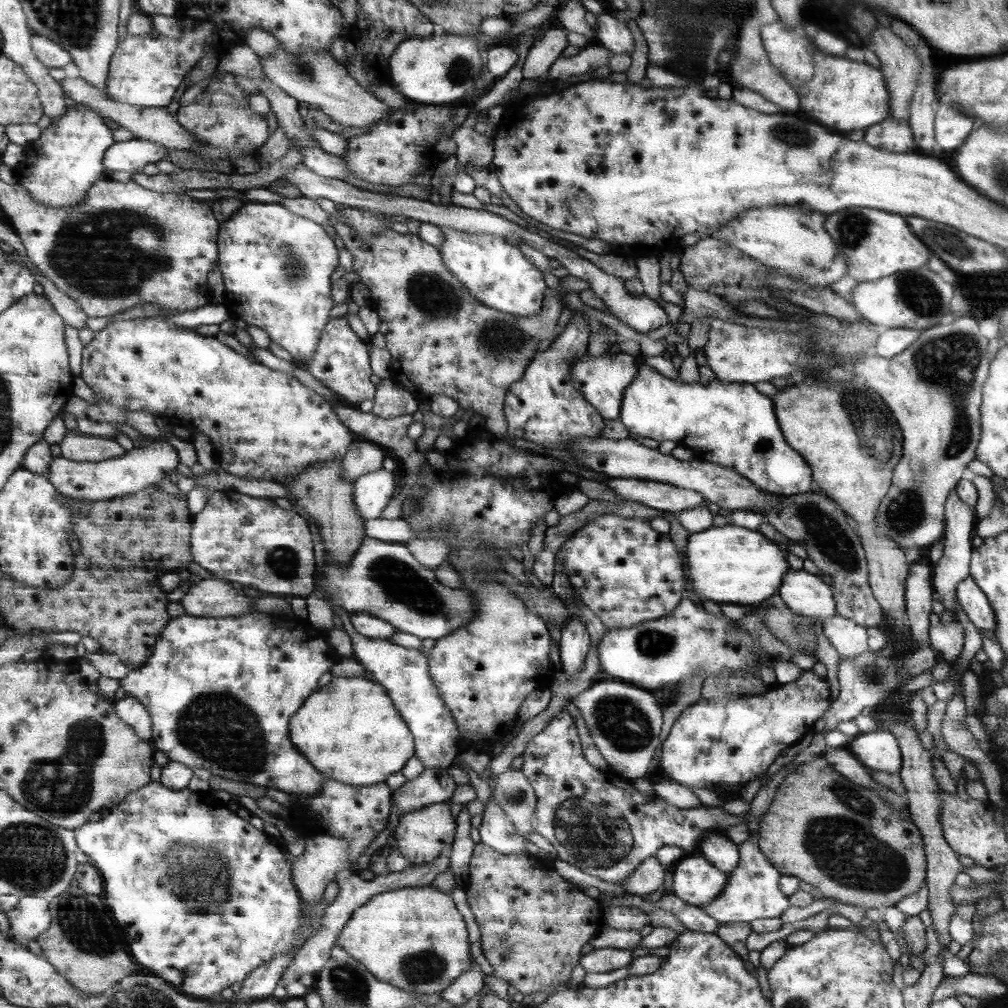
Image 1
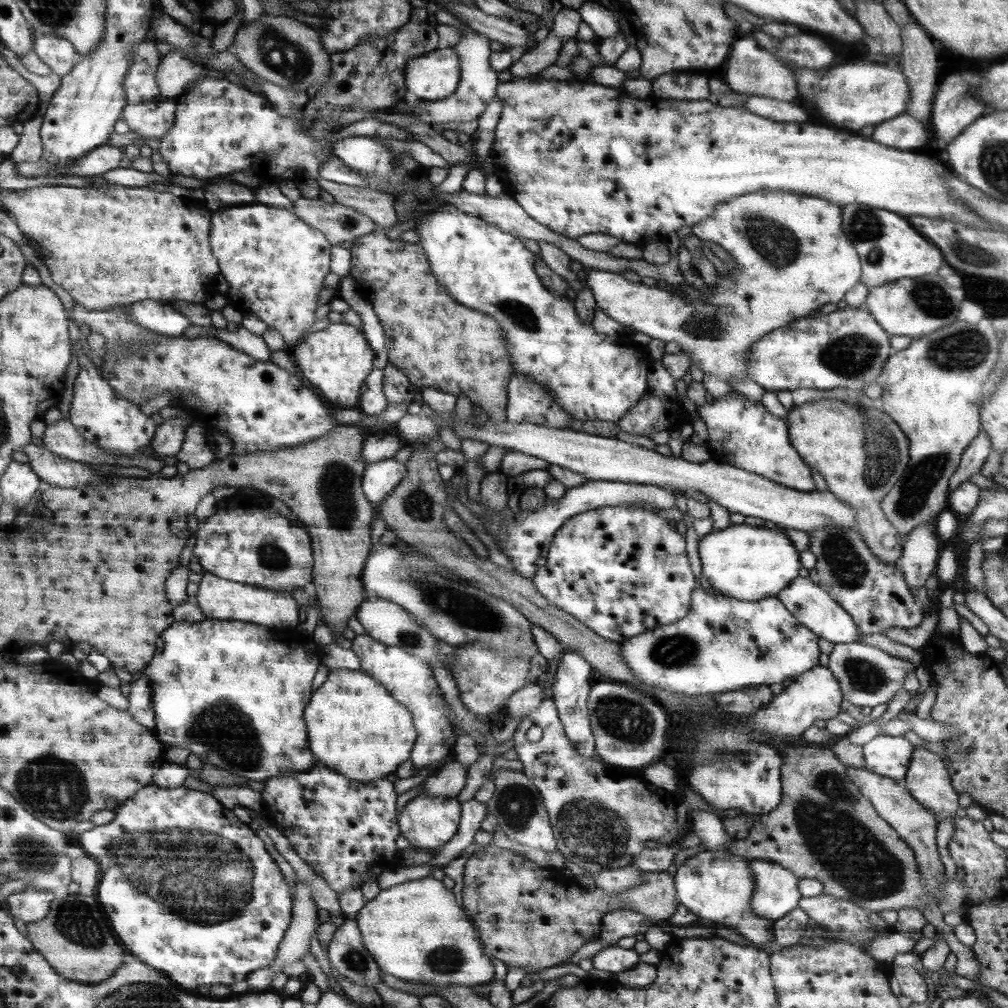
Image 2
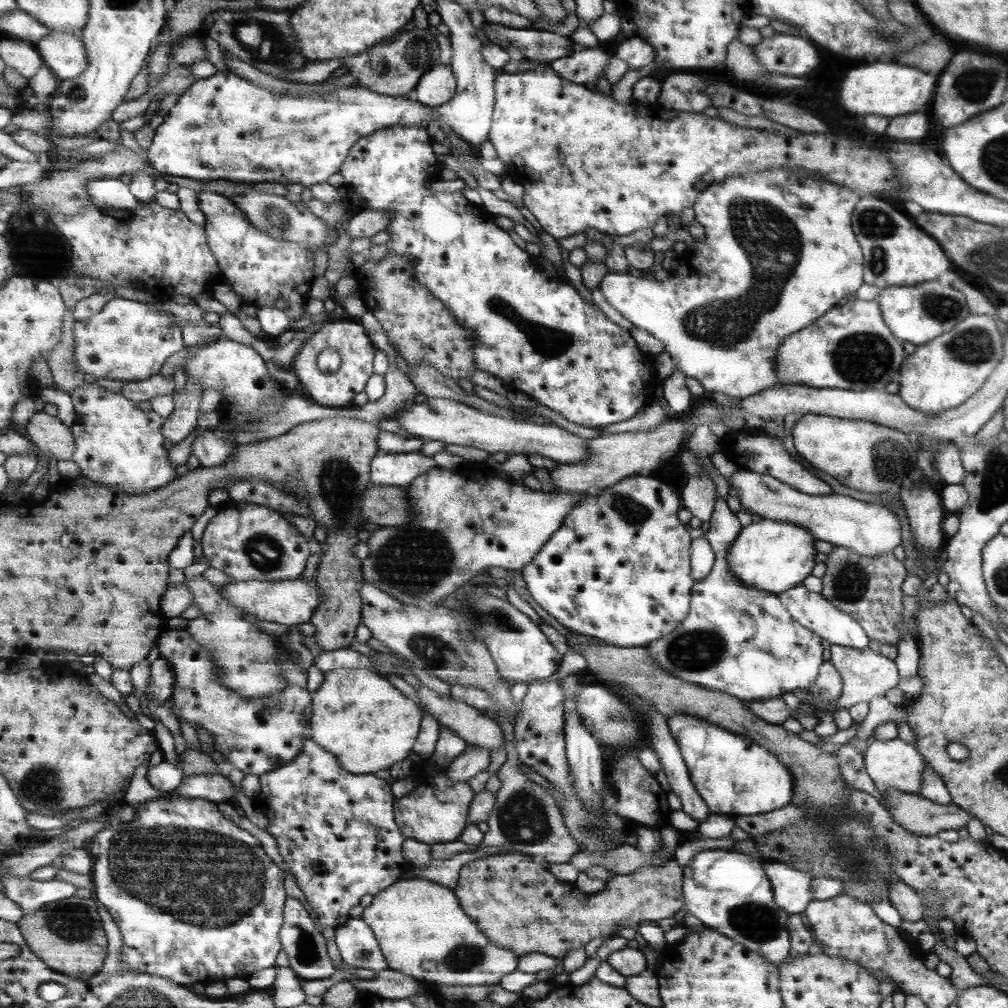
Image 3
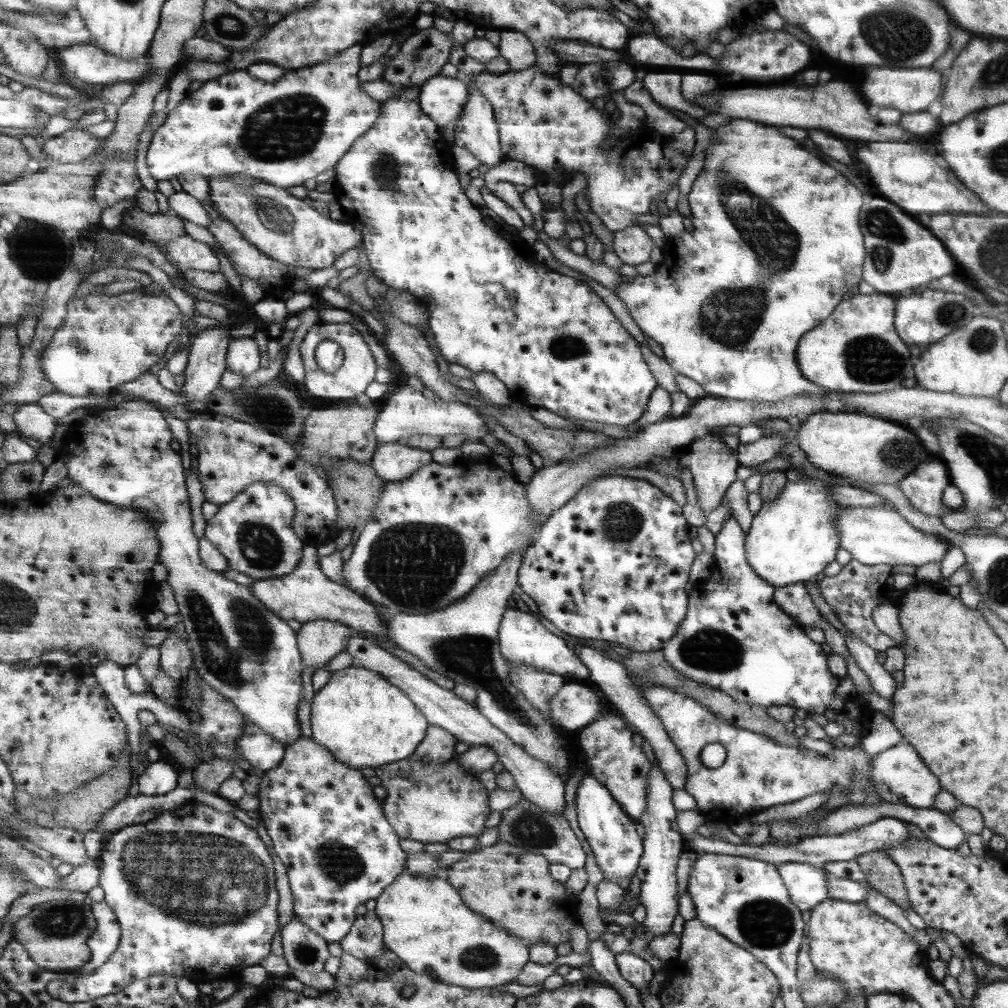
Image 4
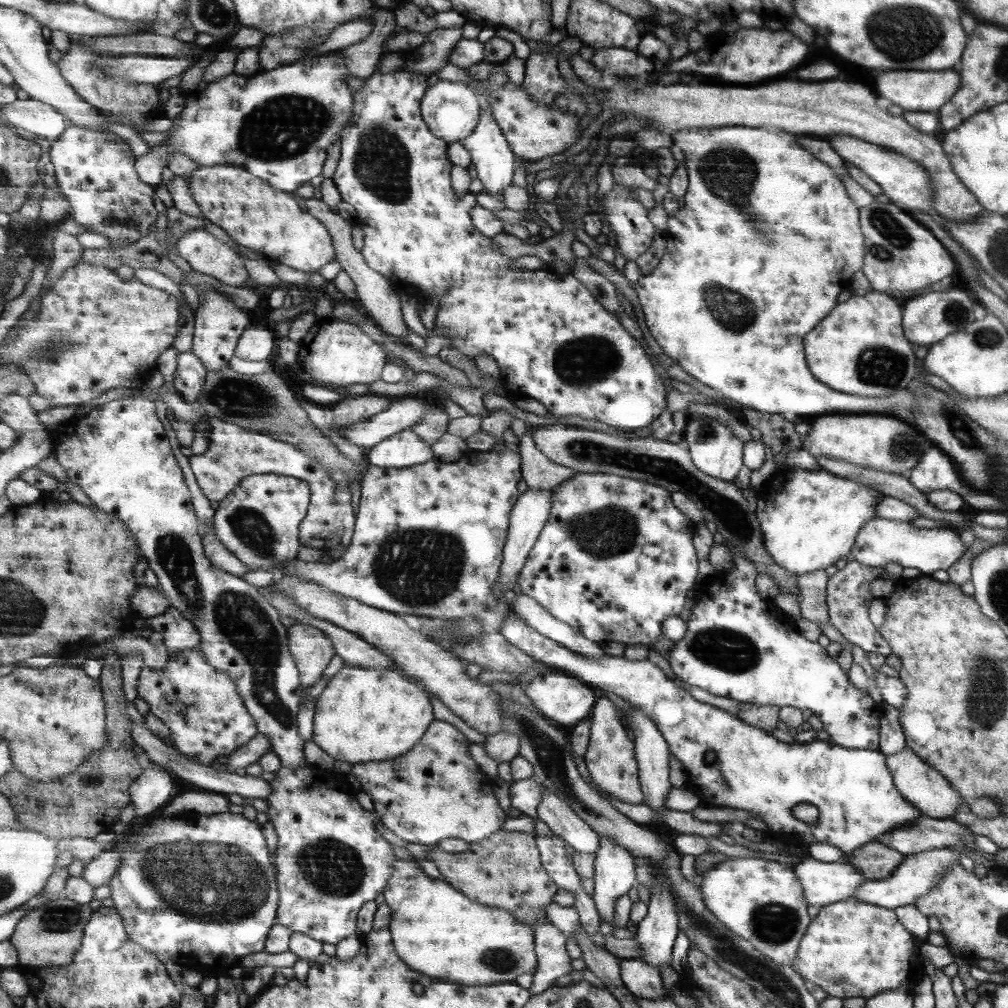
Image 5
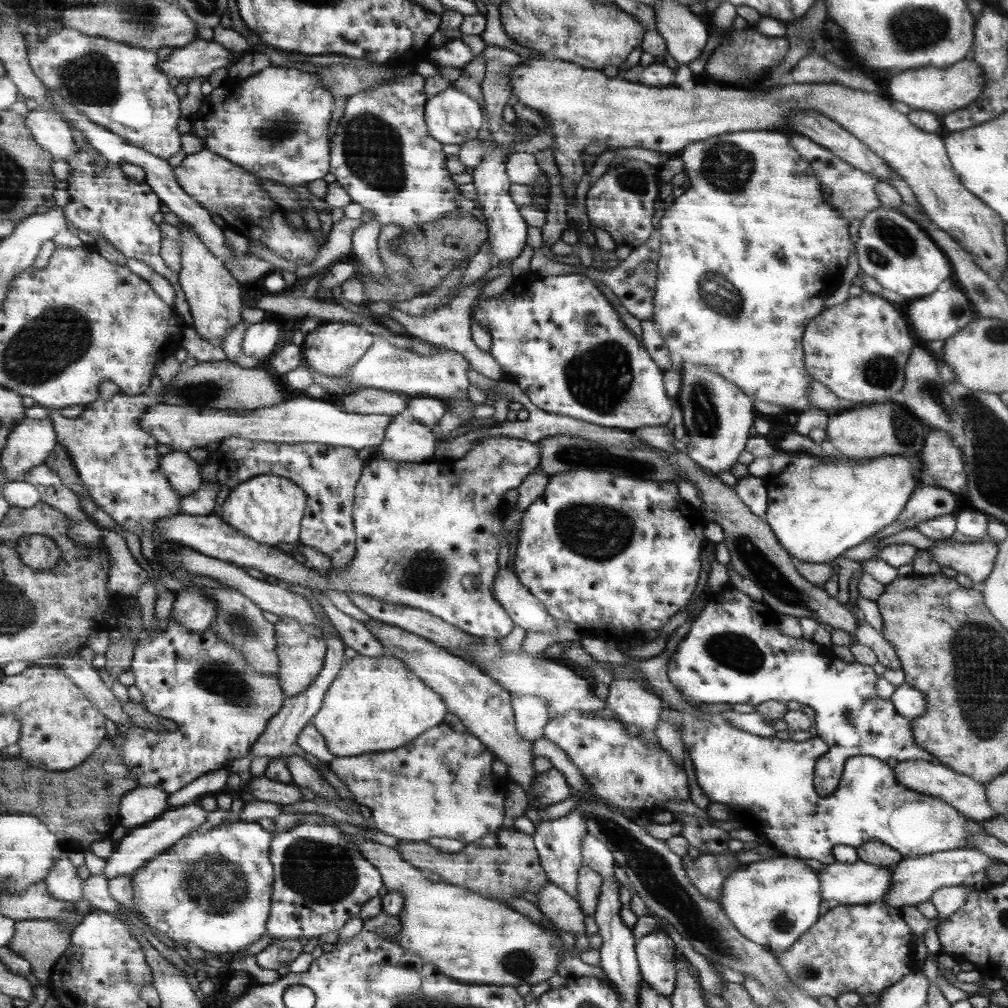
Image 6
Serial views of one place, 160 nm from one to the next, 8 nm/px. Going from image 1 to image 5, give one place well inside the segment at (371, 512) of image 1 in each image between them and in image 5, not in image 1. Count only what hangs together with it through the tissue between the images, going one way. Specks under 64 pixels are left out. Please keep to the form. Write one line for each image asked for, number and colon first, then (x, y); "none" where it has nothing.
2: (380, 478)
3: (387, 469)
4: (394, 461)
5: (405, 449)

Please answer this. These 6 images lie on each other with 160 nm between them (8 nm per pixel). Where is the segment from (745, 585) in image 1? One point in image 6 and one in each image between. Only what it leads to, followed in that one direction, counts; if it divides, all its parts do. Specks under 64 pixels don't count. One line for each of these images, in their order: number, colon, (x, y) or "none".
2: (749, 563)
3: (770, 555)
4: (791, 538)
5: (809, 519)
6: (816, 509)

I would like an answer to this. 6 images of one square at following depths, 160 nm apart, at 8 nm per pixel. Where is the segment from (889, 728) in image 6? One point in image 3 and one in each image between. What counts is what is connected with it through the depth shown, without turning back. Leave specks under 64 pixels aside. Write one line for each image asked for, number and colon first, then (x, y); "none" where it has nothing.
3: (742, 641)
4: (736, 638)
5: (738, 646)

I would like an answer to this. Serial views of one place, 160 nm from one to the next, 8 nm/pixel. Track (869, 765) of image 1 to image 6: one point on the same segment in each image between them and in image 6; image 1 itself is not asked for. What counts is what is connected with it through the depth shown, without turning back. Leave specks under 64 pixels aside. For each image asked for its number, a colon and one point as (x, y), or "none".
2: (888, 756)
3: (891, 764)
4: (899, 775)
5: (927, 789)
6: (963, 793)

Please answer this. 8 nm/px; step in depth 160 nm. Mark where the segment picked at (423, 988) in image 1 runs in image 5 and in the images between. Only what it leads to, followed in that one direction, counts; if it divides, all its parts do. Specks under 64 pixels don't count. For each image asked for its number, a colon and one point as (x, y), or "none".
2: (417, 923)
3: (420, 930)
4: (425, 923)
5: (438, 931)

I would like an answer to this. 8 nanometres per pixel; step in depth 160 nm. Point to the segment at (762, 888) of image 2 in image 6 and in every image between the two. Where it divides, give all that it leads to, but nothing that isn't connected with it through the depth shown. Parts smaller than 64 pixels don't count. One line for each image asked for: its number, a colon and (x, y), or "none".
3: (792, 889)
4: (806, 883)
5: (823, 883)
6: (856, 883)

